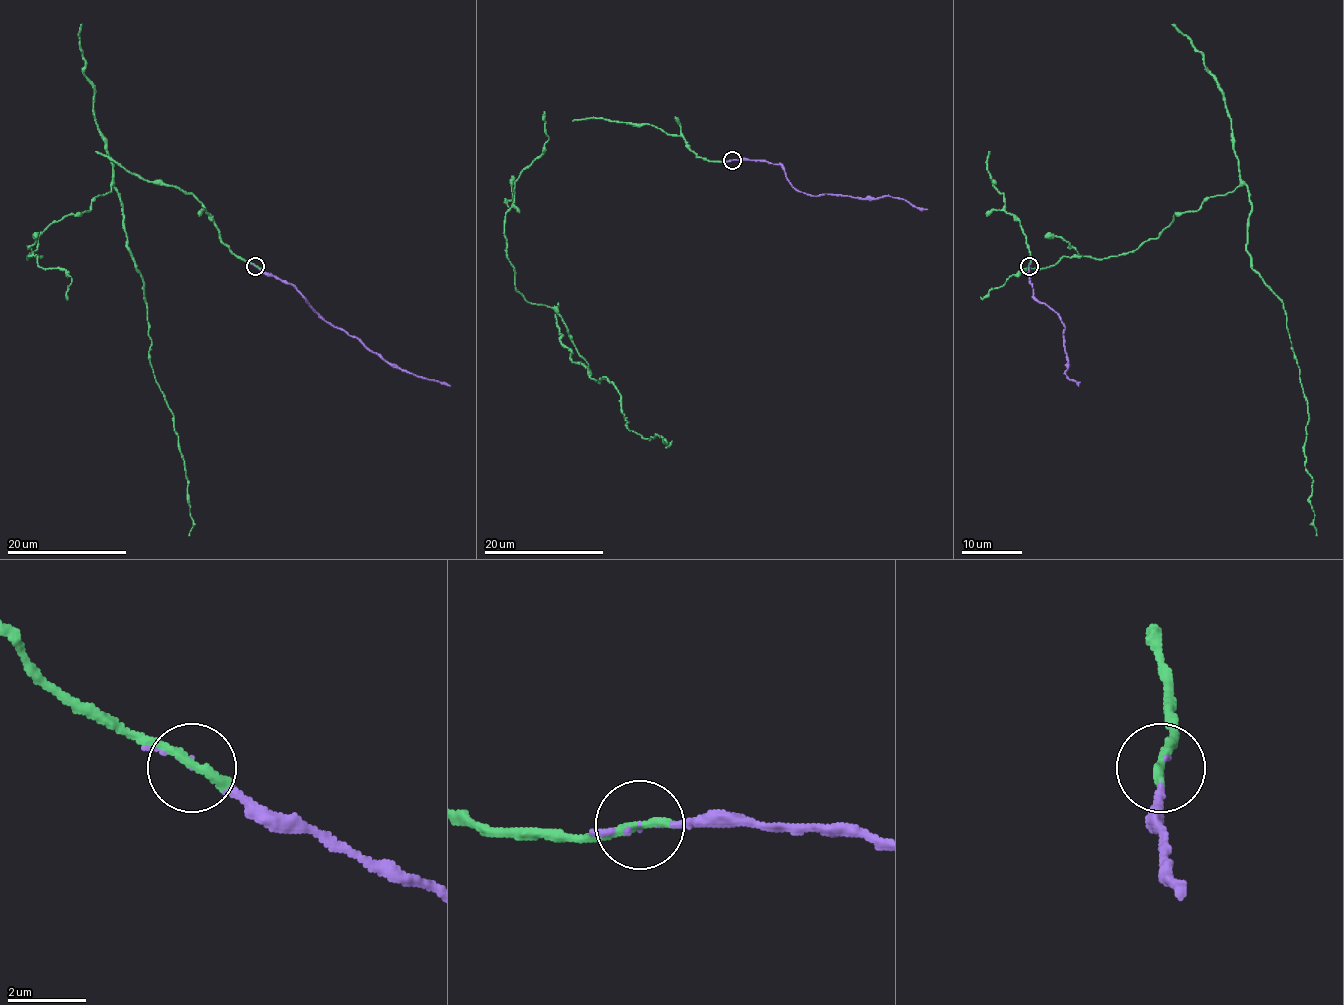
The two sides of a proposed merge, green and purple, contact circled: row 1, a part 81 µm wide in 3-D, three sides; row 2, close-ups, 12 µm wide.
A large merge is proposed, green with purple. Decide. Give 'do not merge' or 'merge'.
merge

